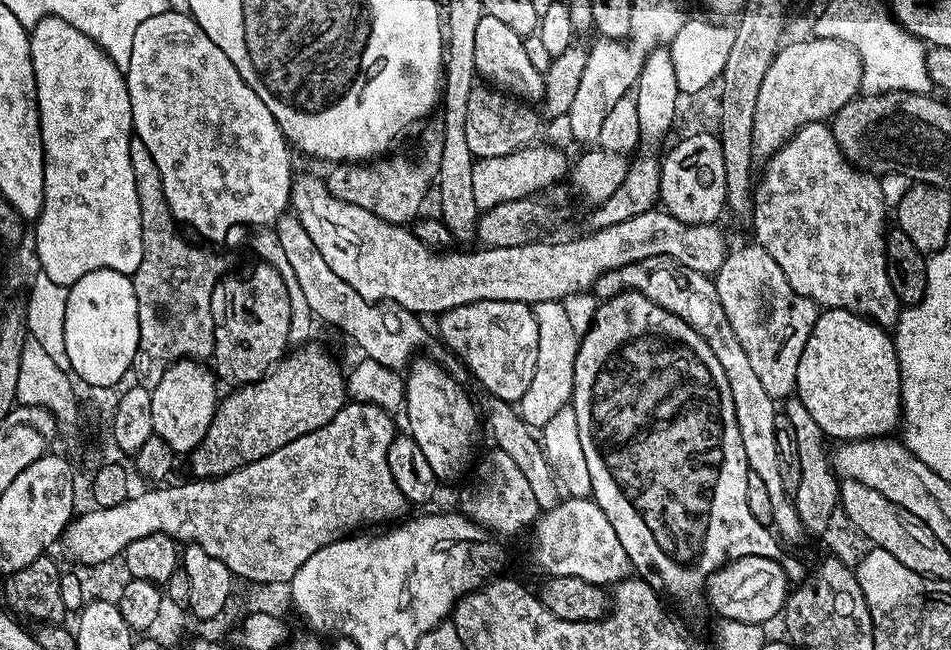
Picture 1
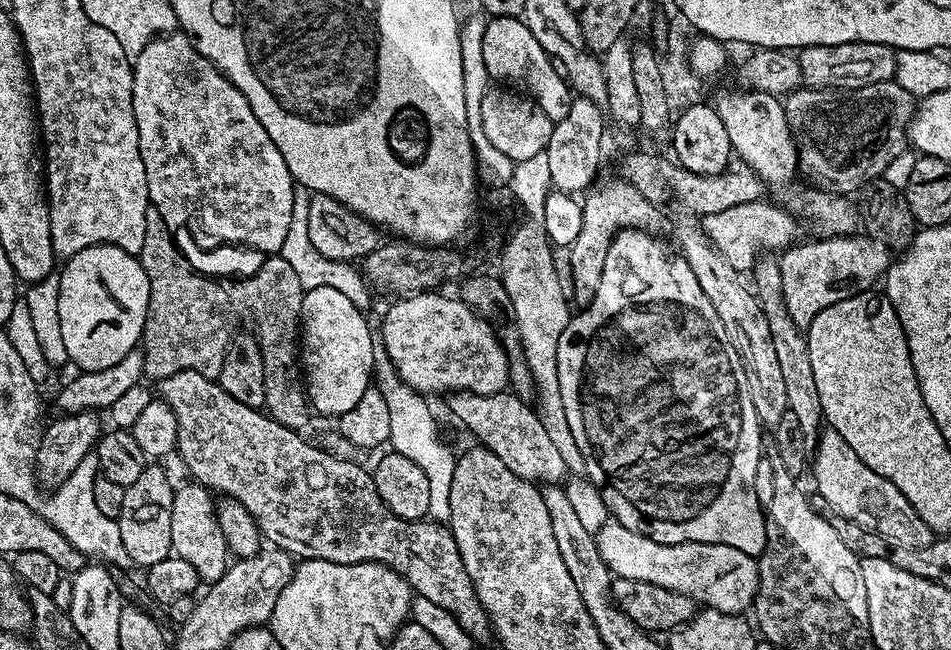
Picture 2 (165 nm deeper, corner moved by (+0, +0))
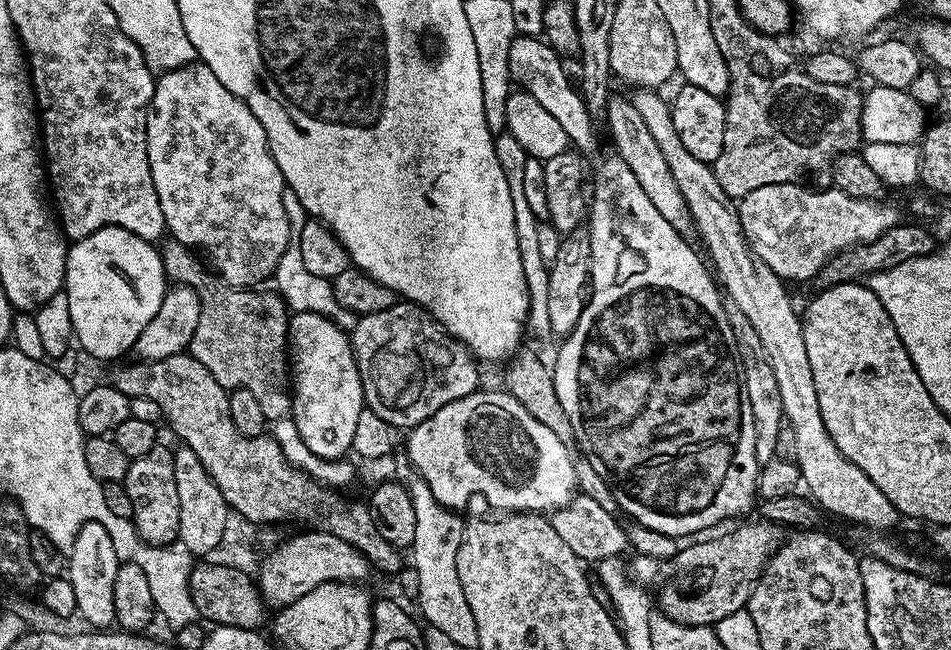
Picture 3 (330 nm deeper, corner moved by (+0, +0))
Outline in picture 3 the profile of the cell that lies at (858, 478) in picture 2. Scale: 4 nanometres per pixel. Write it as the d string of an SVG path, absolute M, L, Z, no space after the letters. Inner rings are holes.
M636 90L633 93L630 99L634 110L642 114L650 135L662 149L662 158L666 158L666 166L670 166L670 174L674 174L674 182L678 182L678 190L682 190L682 198L692 211L695 231L698 236L700 232L701 240L708 247L711 265L727 299L740 308L746 318L750 318L750 326L757 331L762 350L766 350L766 358L774 370L774 378L782 394L784 418L794 426L798 445L795 461L800 467L803 487L808 487L807 495L825 513L833 512L856 524L865 524L872 528L868 530L892 530L898 521L894 502L890 502L890 498L886 498L886 494L882 494L882 490L878 490L878 486L874 486L874 482L870 482L870 478L866 478L854 462L842 455L838 446L834 446L834 438L830 438L826 430L826 422L822 422L822 410L818 410L818 390L814 390L814 374L810 370L810 358L806 355L802 316L784 289L785 281L754 254L744 236L739 211L728 205L731 204L730 197L722 186L718 186L715 167L694 158L694 154L686 150L682 138L678 138L678 130L674 128L671 107L659 91Z

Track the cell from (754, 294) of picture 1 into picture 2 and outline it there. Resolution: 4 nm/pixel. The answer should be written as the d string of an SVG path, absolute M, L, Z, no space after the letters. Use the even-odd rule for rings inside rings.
M867 234L812 238L809 244L800 242L787 249L779 257L779 262L782 290L790 318L794 318L800 329L806 330L816 315L826 310L826 306L834 306L834 302L842 302L854 294L869 291L875 285L872 283L887 273L890 267L888 256L890 250L886 245Z

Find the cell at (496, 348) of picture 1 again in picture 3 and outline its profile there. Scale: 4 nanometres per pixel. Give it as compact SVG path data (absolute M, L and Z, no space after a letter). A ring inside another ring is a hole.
M398 302L390 310L359 317L350 339L365 405L393 429L411 430L434 410L442 410L446 402L466 398L481 387L481 365L472 351L411 302Z

